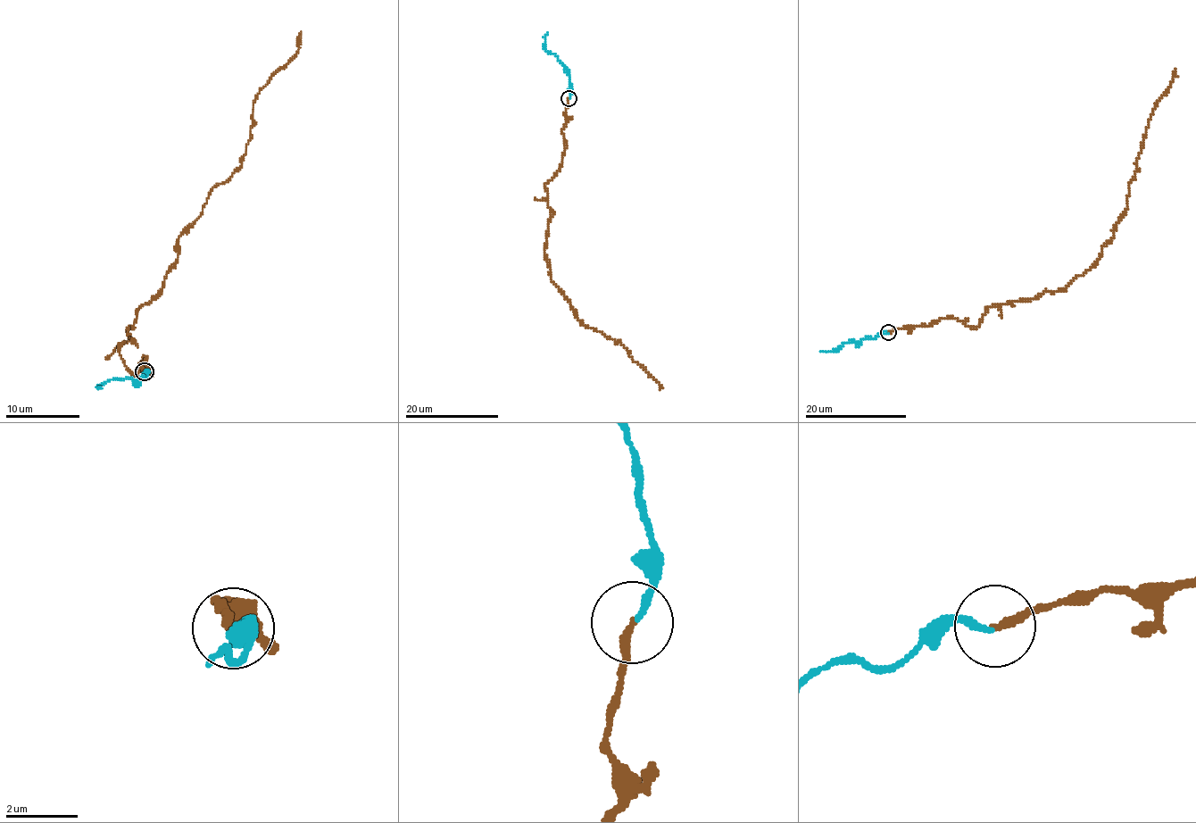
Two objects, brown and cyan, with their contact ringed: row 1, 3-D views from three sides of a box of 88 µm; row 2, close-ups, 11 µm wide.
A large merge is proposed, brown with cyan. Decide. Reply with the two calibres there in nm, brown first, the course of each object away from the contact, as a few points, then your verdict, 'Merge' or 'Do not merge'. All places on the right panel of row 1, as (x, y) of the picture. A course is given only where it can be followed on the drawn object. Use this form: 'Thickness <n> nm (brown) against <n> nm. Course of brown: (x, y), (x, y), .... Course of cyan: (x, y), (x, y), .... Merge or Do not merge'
Thickness 240 nm (brown) against 180 nm. Course of brown: (888, 333), (949, 318), (977, 327), (990, 307), (1057, 292), (1084, 275), (1125, 210), (1150, 116), (1175, 68). Course of cyan: (887, 333), (843, 342), (836, 349), (819, 352). Merge

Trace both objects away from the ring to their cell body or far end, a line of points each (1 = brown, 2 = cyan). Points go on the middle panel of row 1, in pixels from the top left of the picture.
1: (568, 97), (563, 161), (544, 185), (552, 215), (544, 253), (550, 279), (577, 317), (620, 343), (662, 388)
2: (569, 97), (571, 87), (566, 68), (544, 46), (546, 31)

